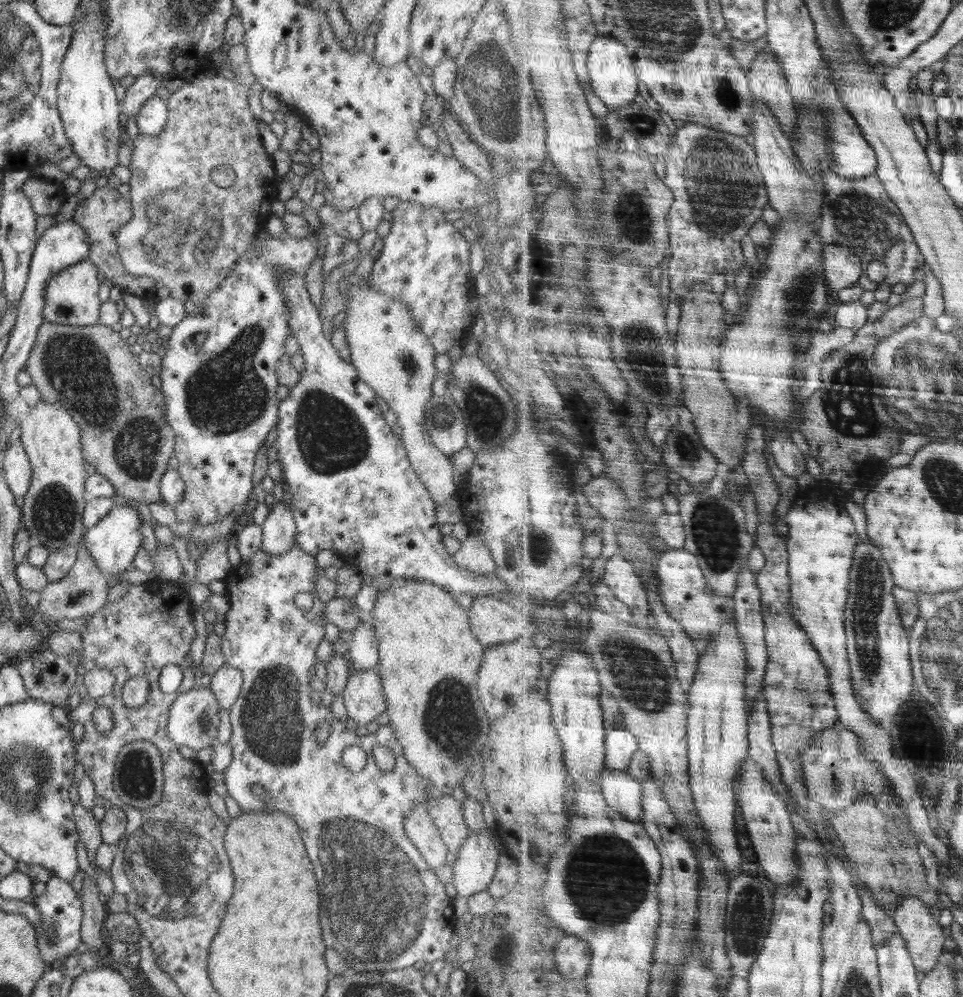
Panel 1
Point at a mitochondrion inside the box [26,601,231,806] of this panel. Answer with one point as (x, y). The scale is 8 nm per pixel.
(137, 778)

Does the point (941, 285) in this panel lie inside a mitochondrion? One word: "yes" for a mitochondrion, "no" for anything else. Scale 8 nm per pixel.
no

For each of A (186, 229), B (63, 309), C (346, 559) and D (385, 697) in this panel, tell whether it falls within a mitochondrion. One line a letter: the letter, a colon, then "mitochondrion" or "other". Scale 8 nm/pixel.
A: mitochondrion
B: mitochondrion
C: other
D: other

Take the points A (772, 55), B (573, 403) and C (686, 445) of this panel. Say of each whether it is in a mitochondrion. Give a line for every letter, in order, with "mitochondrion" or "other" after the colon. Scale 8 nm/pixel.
A: other
B: other
C: mitochondrion

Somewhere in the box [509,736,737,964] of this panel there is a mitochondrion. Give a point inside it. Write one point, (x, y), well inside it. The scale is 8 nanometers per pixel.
(608, 880)

